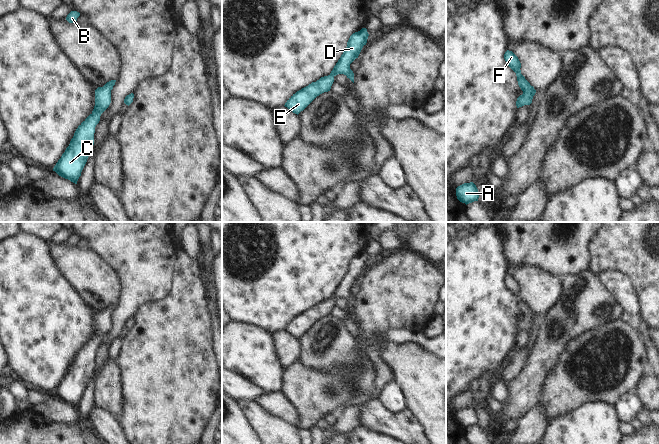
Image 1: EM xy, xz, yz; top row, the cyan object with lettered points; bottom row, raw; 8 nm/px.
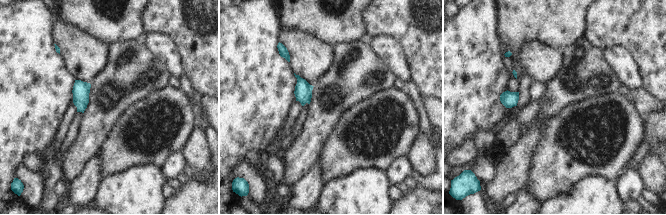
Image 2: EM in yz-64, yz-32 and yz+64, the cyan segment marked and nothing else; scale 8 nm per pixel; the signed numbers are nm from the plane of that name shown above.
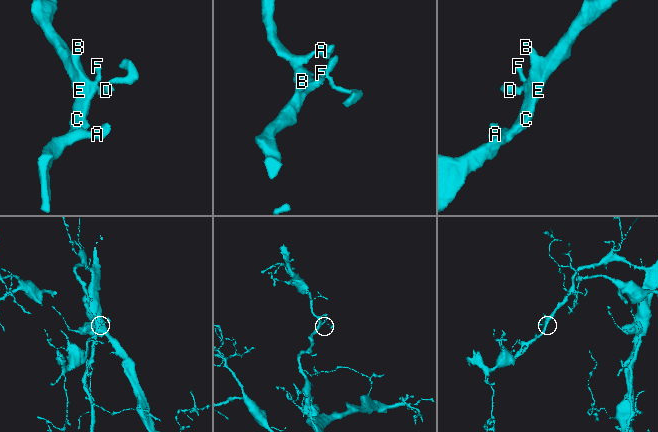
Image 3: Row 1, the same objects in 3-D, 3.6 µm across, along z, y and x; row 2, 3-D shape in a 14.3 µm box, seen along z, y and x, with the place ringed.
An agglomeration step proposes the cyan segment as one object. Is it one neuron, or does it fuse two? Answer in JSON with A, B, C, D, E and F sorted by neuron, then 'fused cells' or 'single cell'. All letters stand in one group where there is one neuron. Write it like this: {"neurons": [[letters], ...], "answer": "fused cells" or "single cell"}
{"neurons": [["A", "B", "C", "D", "E", "F"]], "answer": "single cell"}

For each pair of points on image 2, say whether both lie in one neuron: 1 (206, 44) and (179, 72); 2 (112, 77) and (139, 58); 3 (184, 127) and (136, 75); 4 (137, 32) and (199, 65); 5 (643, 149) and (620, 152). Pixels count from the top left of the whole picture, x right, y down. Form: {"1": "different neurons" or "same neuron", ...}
{"1": "different neurons", "2": "same neuron", "3": "different neurons", "4": "different neurons", "5": "different neurons"}

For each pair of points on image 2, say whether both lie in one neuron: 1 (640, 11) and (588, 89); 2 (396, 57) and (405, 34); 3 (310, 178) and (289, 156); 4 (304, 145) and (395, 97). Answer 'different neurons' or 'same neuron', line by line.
1: different neurons
2: different neurons
3: different neurons
4: different neurons

